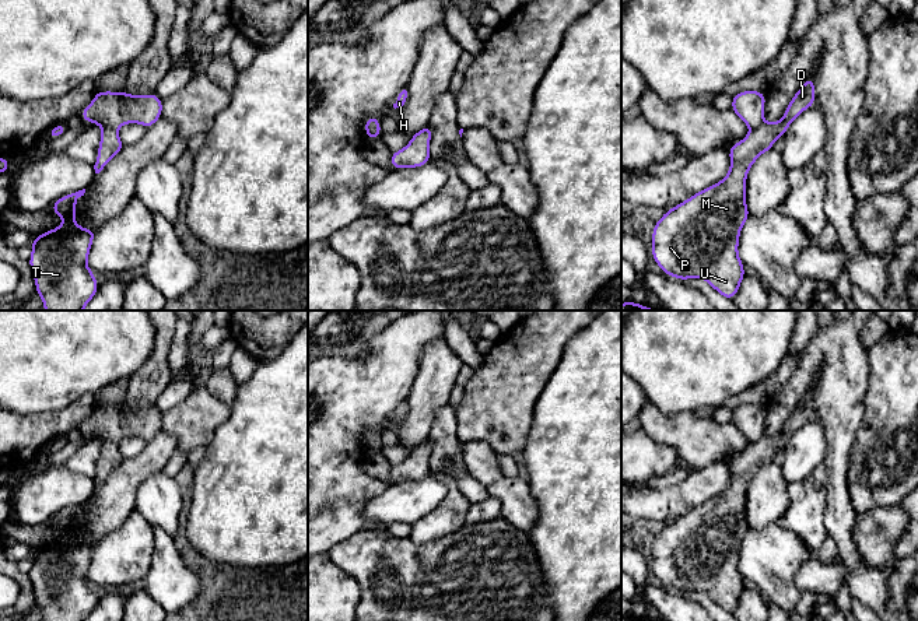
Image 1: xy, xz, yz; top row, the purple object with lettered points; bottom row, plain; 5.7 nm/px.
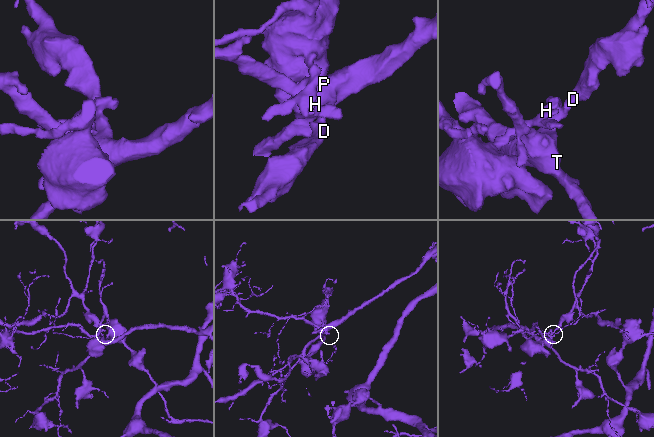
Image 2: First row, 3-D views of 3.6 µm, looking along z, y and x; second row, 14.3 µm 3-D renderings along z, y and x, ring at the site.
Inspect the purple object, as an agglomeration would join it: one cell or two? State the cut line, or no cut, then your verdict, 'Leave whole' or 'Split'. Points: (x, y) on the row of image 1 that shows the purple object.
Split along xy (102, 125), (111, 125), (116, 129). Split

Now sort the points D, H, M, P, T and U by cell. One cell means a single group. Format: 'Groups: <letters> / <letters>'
Groups: D M P T U / H

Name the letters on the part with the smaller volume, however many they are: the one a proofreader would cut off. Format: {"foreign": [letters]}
{"foreign": ["H"]}

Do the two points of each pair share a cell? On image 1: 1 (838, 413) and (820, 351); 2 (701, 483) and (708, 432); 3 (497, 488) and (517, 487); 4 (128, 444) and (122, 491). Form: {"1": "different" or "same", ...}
{"1": "same", "2": "different", "3": "same", "4": "different"}

